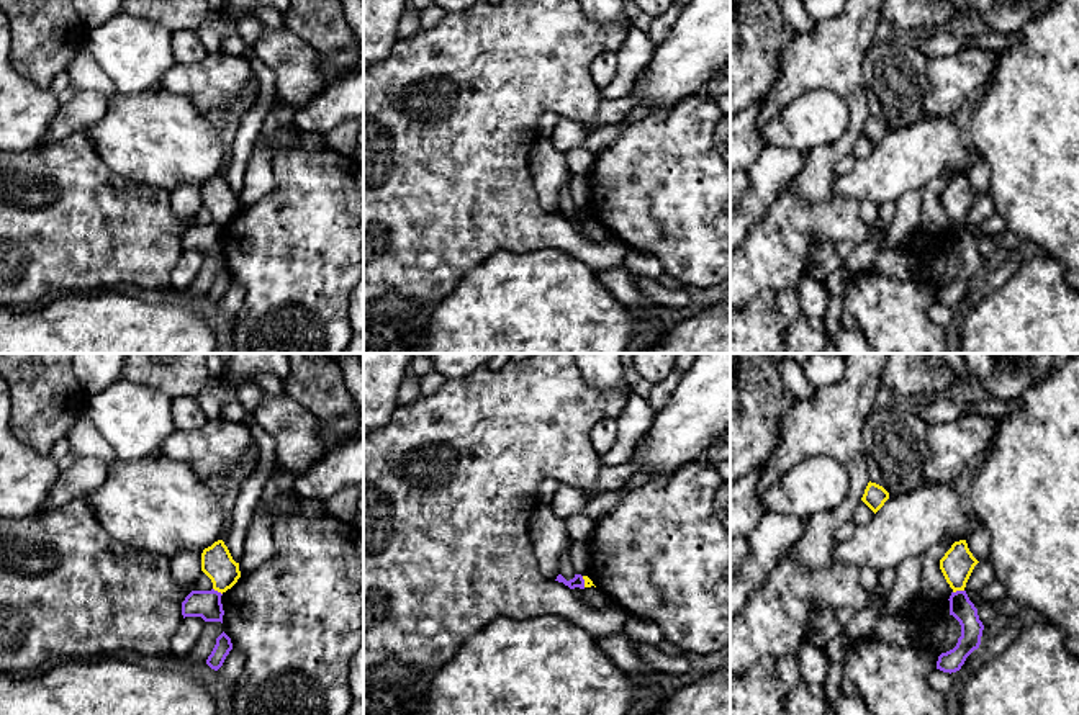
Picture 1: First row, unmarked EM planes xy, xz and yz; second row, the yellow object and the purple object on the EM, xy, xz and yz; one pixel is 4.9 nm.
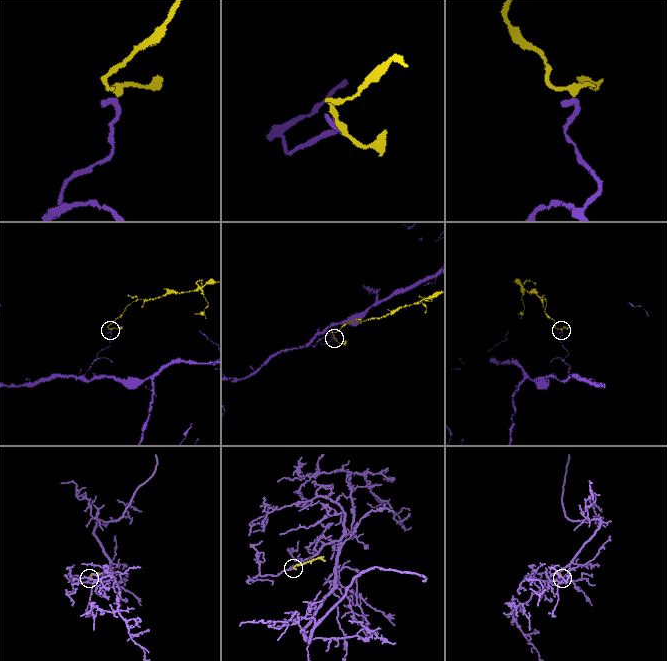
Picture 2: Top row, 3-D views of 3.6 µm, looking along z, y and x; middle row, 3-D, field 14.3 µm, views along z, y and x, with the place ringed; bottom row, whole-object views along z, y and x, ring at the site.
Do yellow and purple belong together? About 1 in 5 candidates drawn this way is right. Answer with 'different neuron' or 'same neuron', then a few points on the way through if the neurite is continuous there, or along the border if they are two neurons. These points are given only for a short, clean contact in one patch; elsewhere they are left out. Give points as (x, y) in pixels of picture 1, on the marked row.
different neuron; border along yz (963, 589), (953, 593)

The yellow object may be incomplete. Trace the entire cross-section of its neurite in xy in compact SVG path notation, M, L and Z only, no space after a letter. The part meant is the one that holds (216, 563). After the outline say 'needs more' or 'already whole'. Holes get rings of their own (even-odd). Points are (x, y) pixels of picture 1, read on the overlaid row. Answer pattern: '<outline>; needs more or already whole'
M223 540L214 542L201 553L201 571L211 579L213 589L226 592L241 578L239 563L236 563Z; already whole

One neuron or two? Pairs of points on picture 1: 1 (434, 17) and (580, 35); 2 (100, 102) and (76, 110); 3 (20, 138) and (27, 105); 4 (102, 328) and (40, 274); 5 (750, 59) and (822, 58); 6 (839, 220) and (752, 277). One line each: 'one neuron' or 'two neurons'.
1: two neurons
2: one neuron
3: one neuron
4: two neurons
5: two neurons
6: one neuron

